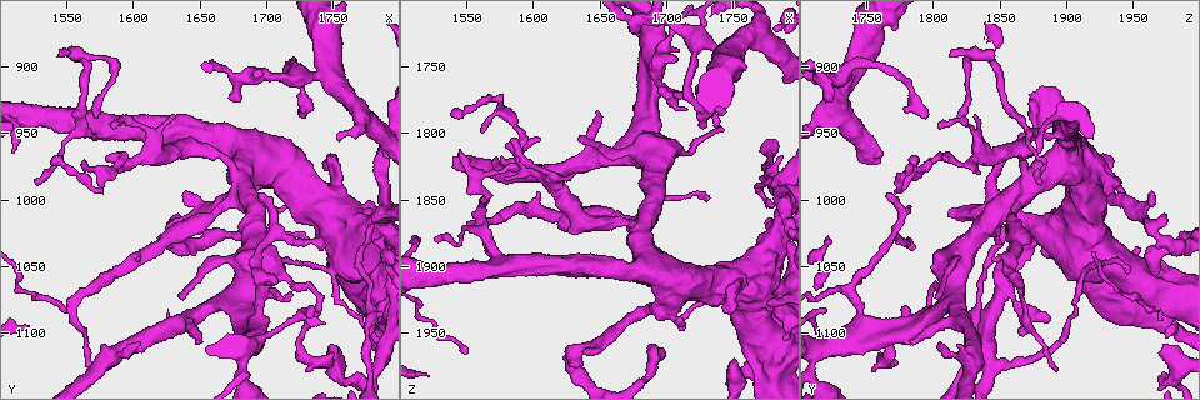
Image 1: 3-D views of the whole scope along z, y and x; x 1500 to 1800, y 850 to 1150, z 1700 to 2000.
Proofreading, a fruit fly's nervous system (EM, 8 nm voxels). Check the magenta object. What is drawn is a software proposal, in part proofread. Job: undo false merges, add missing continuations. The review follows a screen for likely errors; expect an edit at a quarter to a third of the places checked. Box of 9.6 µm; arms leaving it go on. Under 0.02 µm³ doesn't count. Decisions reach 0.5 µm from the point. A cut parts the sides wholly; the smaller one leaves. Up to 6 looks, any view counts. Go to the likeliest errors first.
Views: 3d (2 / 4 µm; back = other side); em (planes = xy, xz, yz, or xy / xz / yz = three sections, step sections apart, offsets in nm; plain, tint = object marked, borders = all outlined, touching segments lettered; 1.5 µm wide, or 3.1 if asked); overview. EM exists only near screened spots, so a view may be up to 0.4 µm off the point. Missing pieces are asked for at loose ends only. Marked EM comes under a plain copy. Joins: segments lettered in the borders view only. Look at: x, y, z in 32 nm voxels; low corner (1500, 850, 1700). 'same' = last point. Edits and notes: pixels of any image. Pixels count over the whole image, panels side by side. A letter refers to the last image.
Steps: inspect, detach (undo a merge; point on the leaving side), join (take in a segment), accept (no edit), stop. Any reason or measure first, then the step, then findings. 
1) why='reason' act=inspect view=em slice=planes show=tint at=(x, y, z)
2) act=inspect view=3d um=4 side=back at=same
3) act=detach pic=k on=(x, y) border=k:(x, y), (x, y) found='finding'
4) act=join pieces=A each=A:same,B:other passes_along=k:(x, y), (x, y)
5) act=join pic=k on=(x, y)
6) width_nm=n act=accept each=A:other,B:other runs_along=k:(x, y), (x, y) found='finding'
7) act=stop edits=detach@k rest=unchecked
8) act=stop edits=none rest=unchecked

act=inspect view=em slice=planes show=tint at=(1628, 1026, 1966)

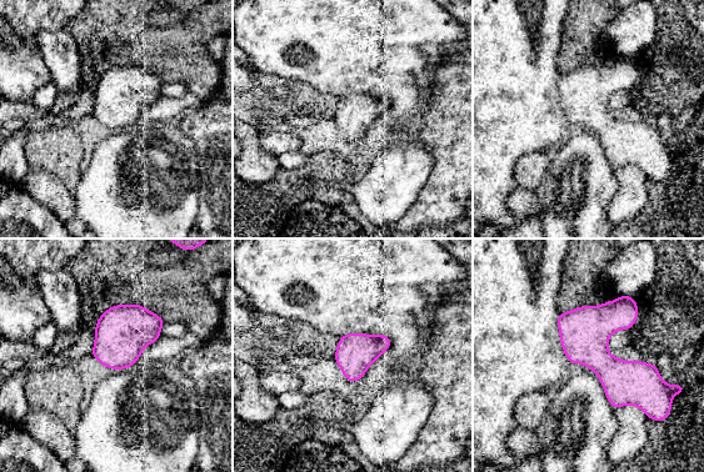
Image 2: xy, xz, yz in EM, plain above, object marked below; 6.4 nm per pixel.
why='see the neighbours' act=inspect view=em slice=planes show=borders at=same

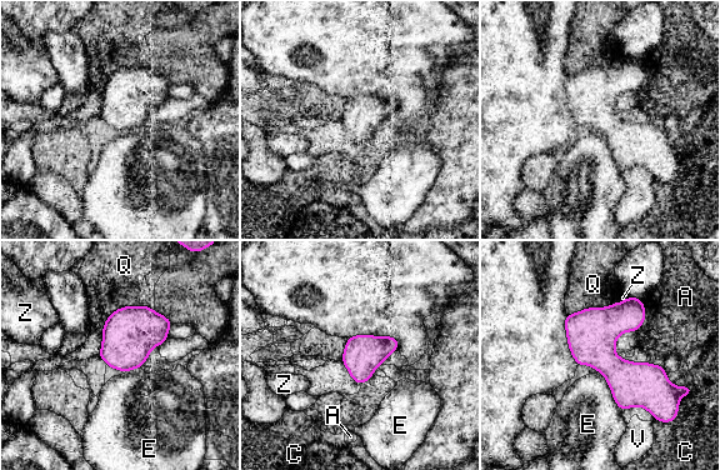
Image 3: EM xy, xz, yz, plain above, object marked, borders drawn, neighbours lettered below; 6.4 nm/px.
longest_contact=Q:340nm act=accept each=A:other,C:other,E:other,Q:other,V:other,Z:other border=3:(604, 376), (614, 401), (621, 410) found='all the same cell'

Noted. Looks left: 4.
why='end of a long branch' act=inspect view=3d um=2 at=(1726, 936, 1798)

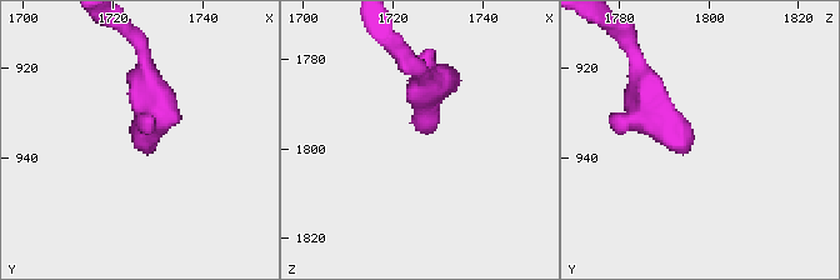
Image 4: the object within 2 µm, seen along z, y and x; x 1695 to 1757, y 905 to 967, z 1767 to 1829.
act=inspect view=em slice=planes show=borders at=(1727, 936, 1796)

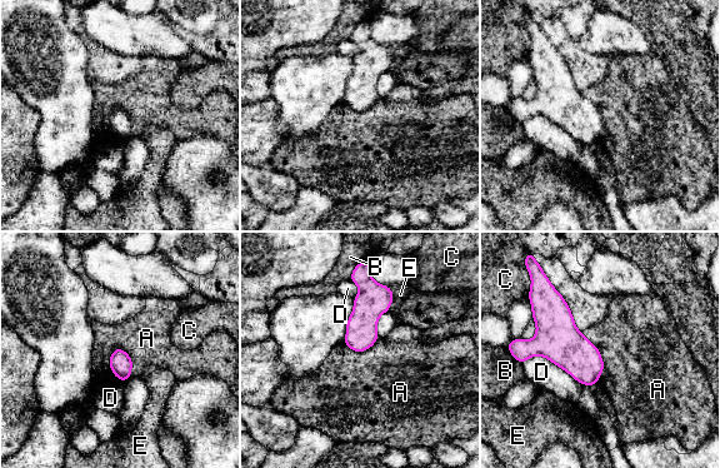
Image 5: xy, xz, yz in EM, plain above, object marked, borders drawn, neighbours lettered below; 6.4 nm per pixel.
act=accept each=A:other,B:other,C:other,D:other,E:other border=5:(116, 347), (110, 371), (124, 382) found='no lettered segment goes on from it'

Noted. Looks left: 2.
why='sharp bend' act=inspect view=3d um=4 at=(1574, 994, 1776)

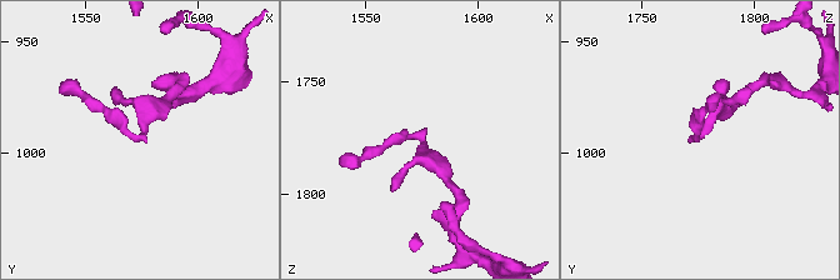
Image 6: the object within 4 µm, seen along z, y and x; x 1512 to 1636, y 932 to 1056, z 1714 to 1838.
why='need the tissue' act=inspect view=em slice=planes show=borders at=(1573, 993, 1773)

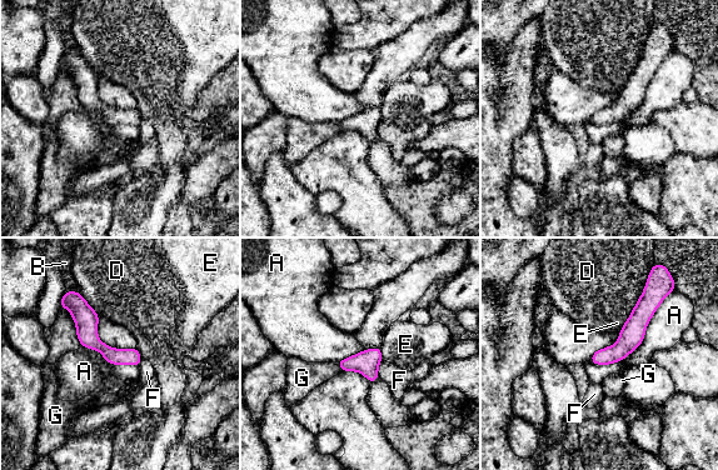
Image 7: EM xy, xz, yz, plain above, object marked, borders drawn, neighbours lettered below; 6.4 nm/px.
act=accept each=A:other,B:other,D:other,E:other,F:other,G:other found='one cell here'

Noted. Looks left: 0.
act=stop edits=none rest=unchecked

